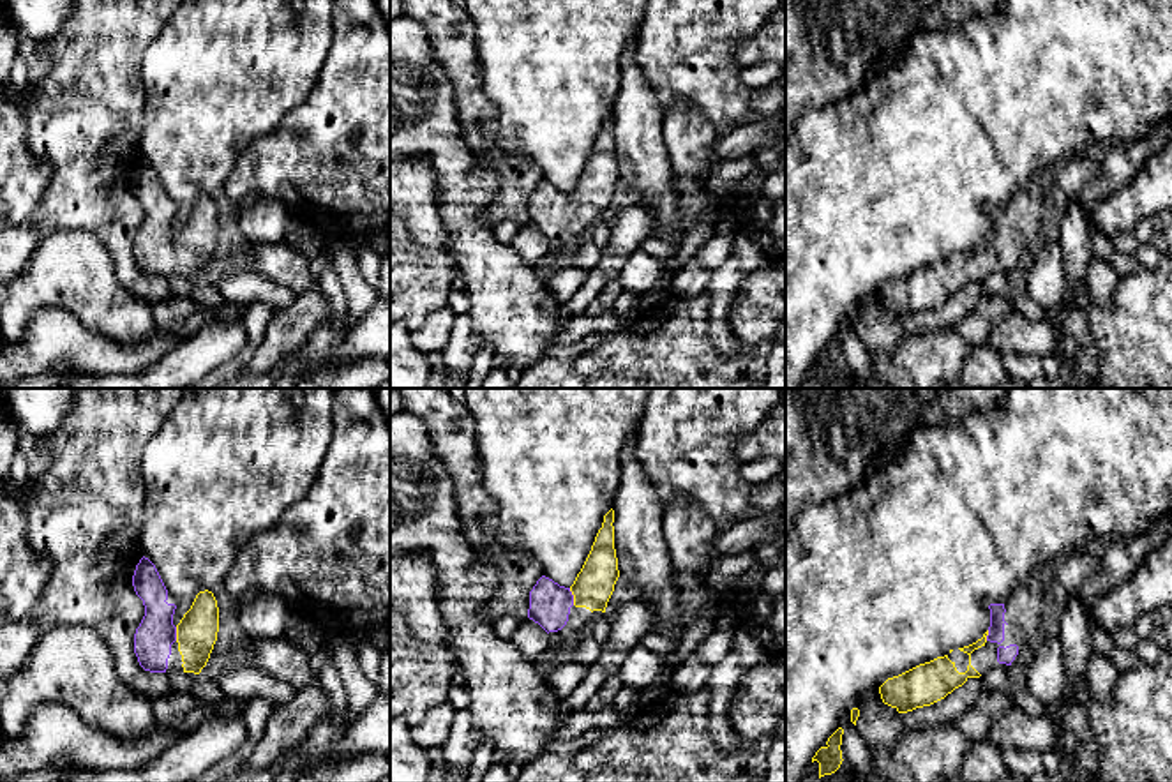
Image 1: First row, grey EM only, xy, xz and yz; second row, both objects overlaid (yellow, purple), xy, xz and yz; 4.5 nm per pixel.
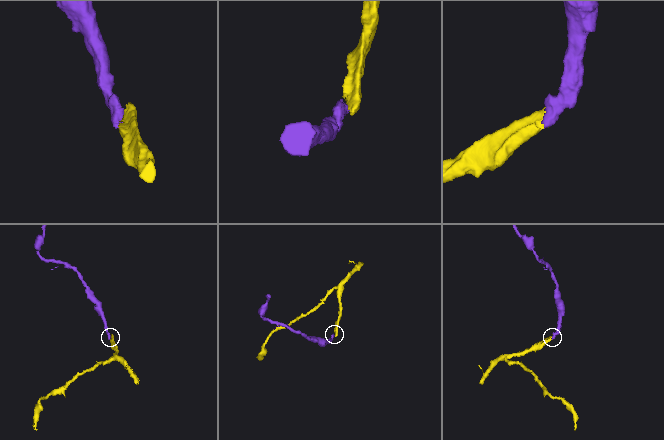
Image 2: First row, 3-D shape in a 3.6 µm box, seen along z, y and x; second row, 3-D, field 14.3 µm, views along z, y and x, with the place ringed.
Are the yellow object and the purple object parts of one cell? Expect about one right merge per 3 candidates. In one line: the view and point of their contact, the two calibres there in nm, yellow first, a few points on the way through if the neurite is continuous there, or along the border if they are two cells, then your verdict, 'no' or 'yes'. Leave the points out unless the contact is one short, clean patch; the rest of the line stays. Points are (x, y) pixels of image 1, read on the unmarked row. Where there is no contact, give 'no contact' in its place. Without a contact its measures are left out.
contact xz (574, 202); calibres 180 and 190 nm; way xz (593, 189), (574, 202), (558, 203), (549, 209); yes

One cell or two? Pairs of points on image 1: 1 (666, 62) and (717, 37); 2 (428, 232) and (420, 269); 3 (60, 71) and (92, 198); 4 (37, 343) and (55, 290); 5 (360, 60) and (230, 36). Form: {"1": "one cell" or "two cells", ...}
{"1": "one cell", "2": "two cells", "3": "one cell", "4": "two cells", "5": "two cells"}

